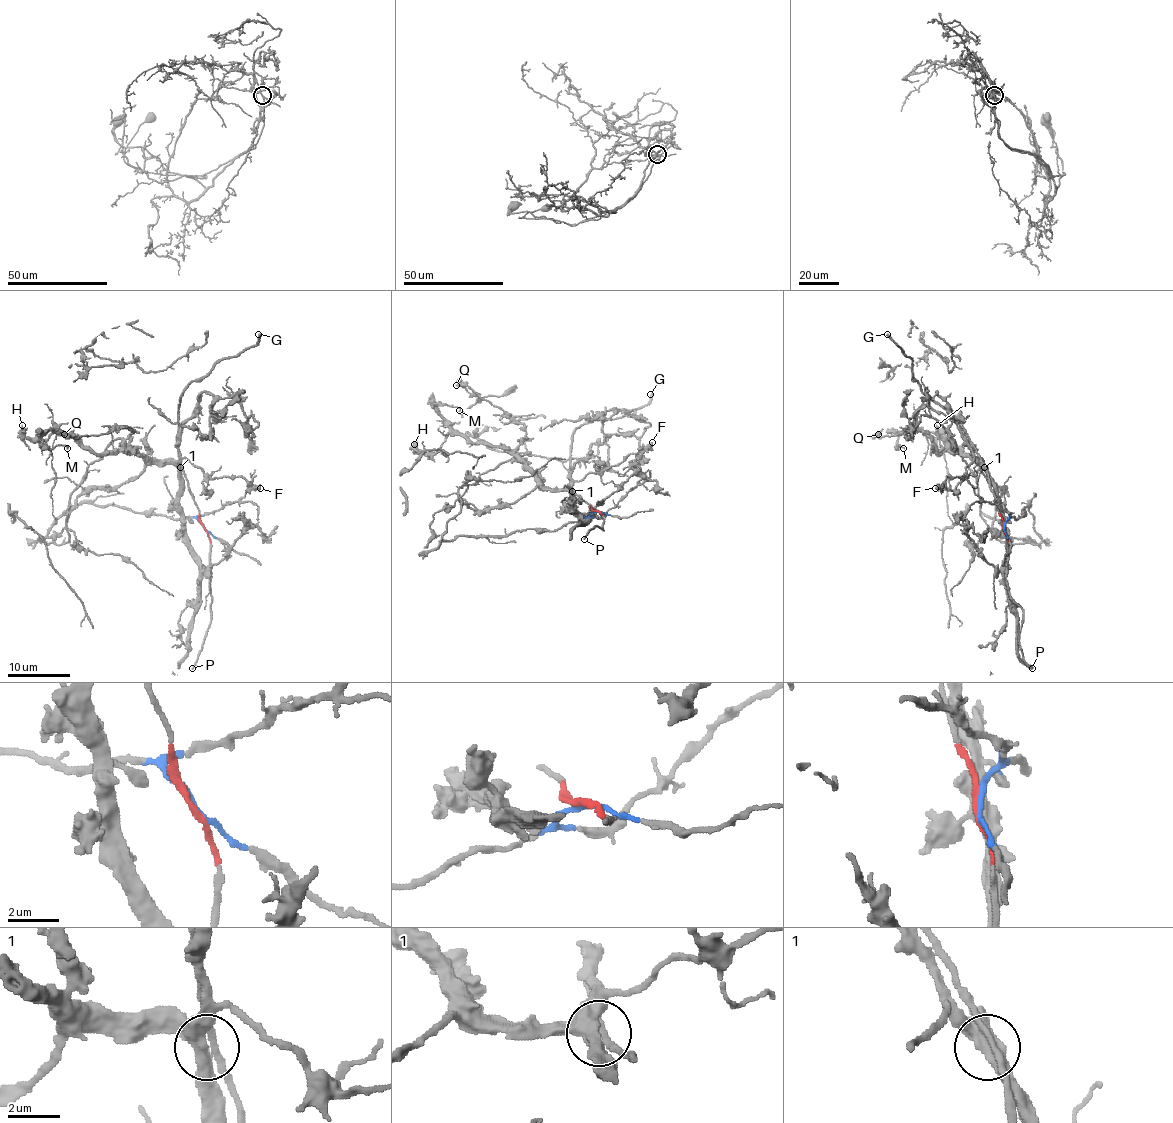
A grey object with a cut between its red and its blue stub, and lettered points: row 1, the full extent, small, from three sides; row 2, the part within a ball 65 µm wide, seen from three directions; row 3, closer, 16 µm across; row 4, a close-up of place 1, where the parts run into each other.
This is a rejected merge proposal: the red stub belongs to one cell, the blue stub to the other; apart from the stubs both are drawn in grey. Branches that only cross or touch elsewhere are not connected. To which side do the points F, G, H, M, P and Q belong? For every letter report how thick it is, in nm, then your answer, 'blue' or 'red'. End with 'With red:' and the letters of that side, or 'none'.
F: 480 nm | blue
G: 320 nm | red
H: 240 nm | blue
M: 160 nm | blue
P: 220 nm | red
Q: 280 nm | blue
With red: G, P

